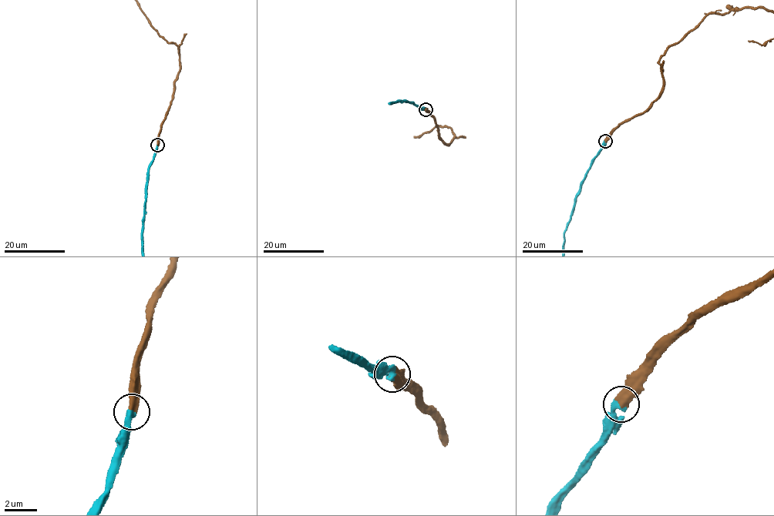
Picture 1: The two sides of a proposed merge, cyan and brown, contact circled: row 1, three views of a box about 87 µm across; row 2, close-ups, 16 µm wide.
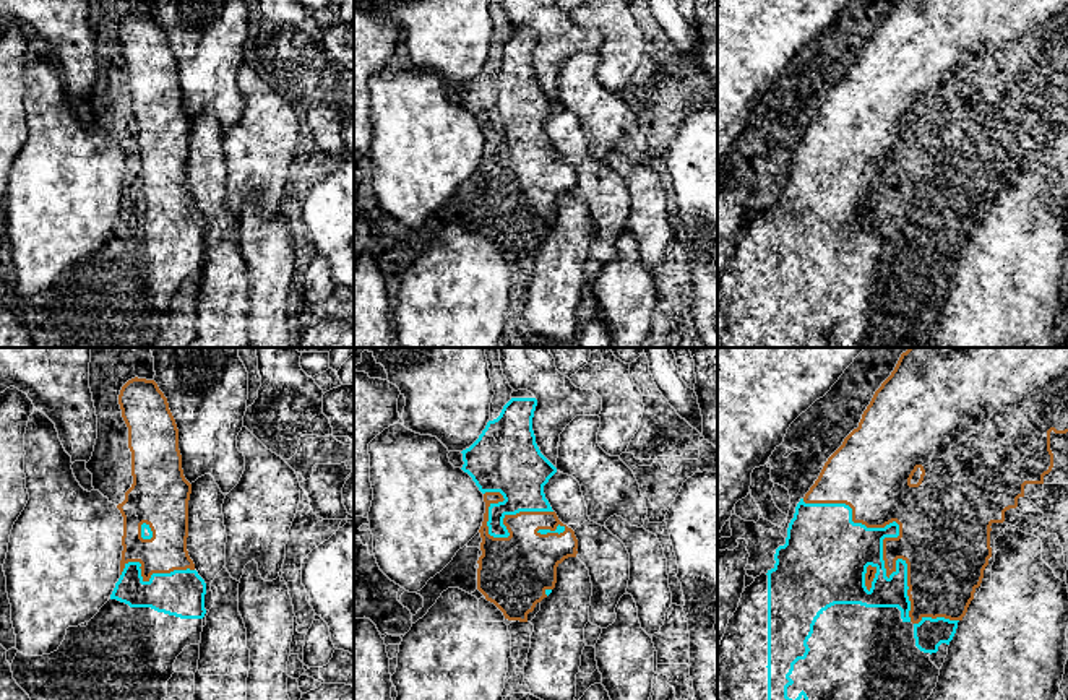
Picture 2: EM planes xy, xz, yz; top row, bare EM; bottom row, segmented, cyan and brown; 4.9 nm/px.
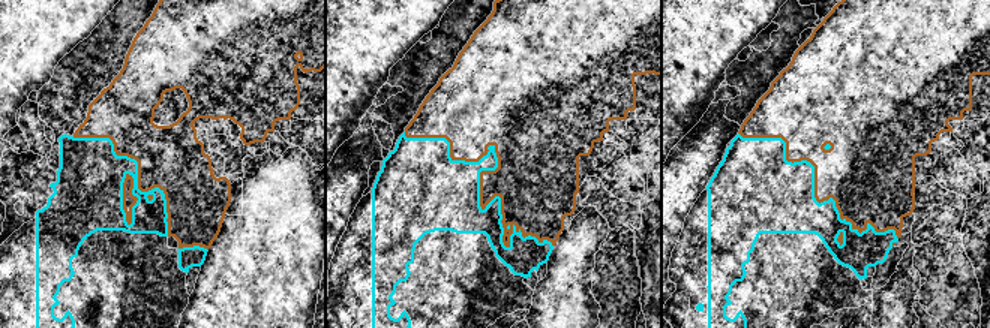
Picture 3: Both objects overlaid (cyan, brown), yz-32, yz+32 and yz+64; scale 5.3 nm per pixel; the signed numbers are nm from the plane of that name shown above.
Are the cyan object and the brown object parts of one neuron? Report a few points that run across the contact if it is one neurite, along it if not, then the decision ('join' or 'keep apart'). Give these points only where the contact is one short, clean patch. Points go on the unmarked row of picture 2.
join

